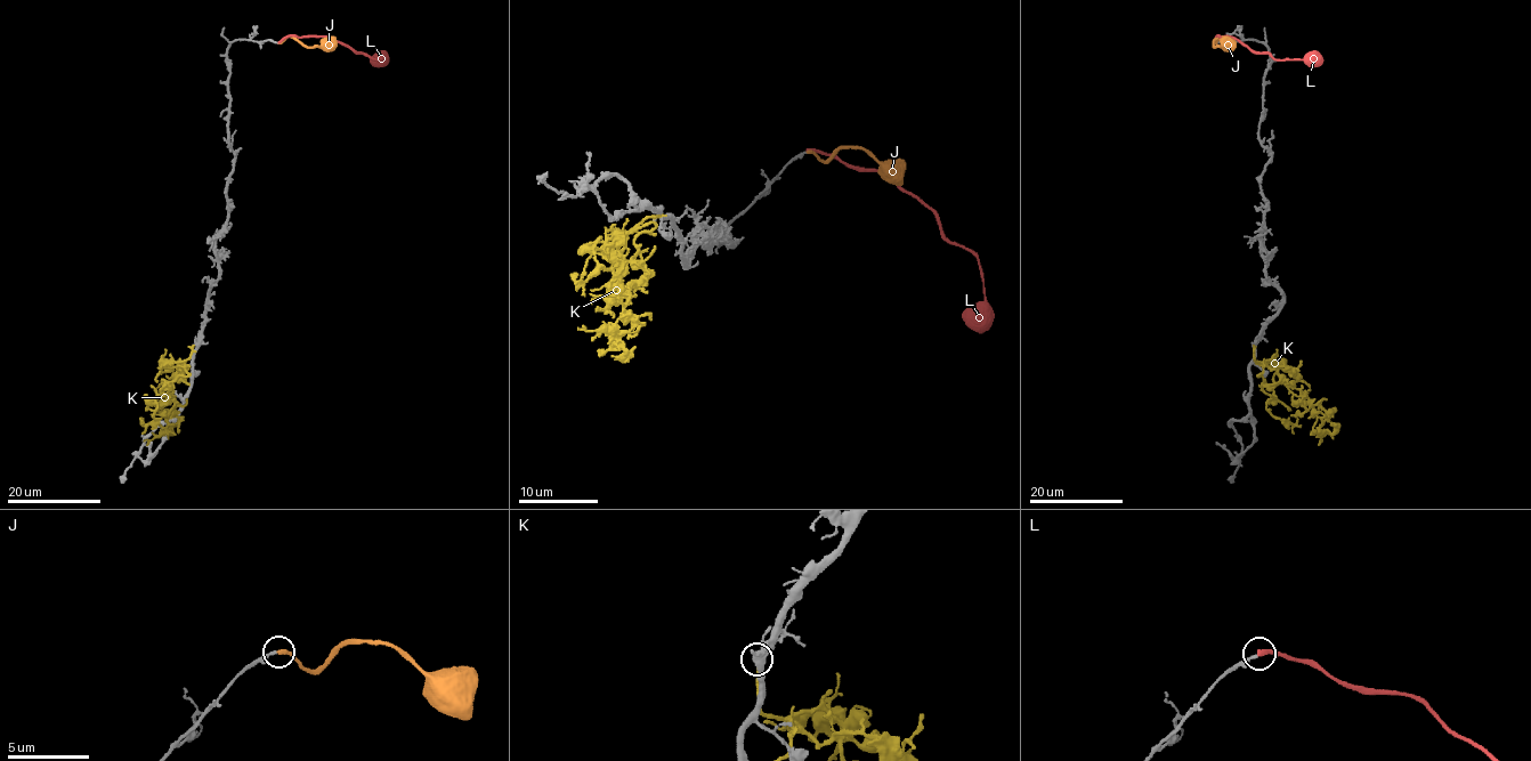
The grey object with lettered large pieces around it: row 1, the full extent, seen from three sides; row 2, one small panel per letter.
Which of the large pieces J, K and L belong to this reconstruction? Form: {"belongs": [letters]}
{"belongs": ["J"]}

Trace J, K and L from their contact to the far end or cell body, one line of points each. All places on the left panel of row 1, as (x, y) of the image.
J: (280, 42), (291, 37), (312, 47), (334, 39)
K: (193, 345), (187, 358), (177, 362), (189, 374), (169, 383), (178, 421), (164, 430), (171, 434), (177, 422)
L: (280, 42), (290, 35), (330, 37), (354, 51), (381, 57)

